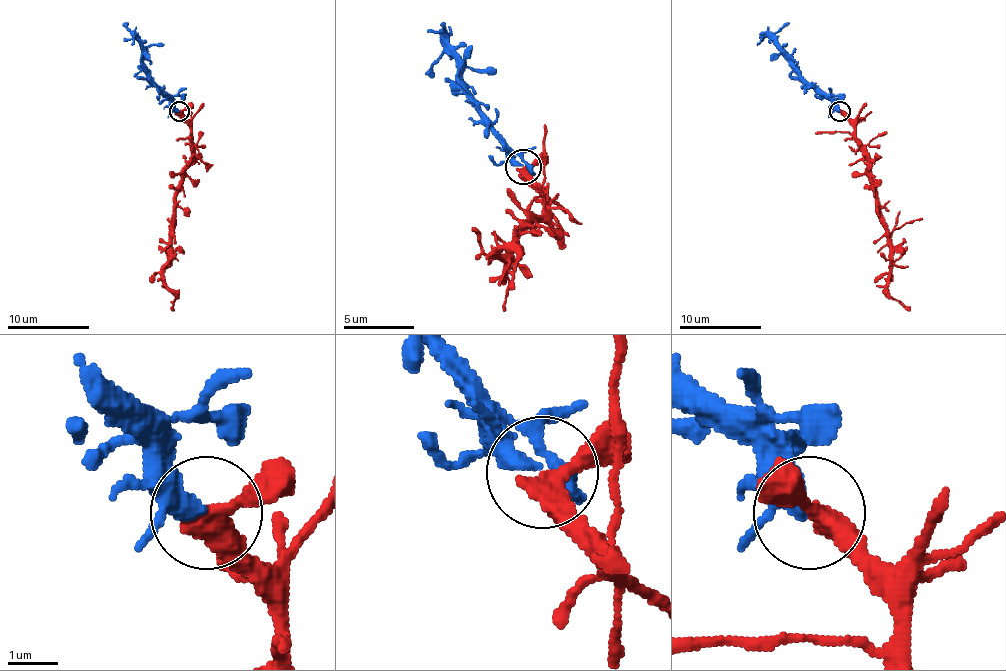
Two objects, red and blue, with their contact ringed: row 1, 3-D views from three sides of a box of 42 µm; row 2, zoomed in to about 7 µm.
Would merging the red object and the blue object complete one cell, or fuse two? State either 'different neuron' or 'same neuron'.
same neuron

